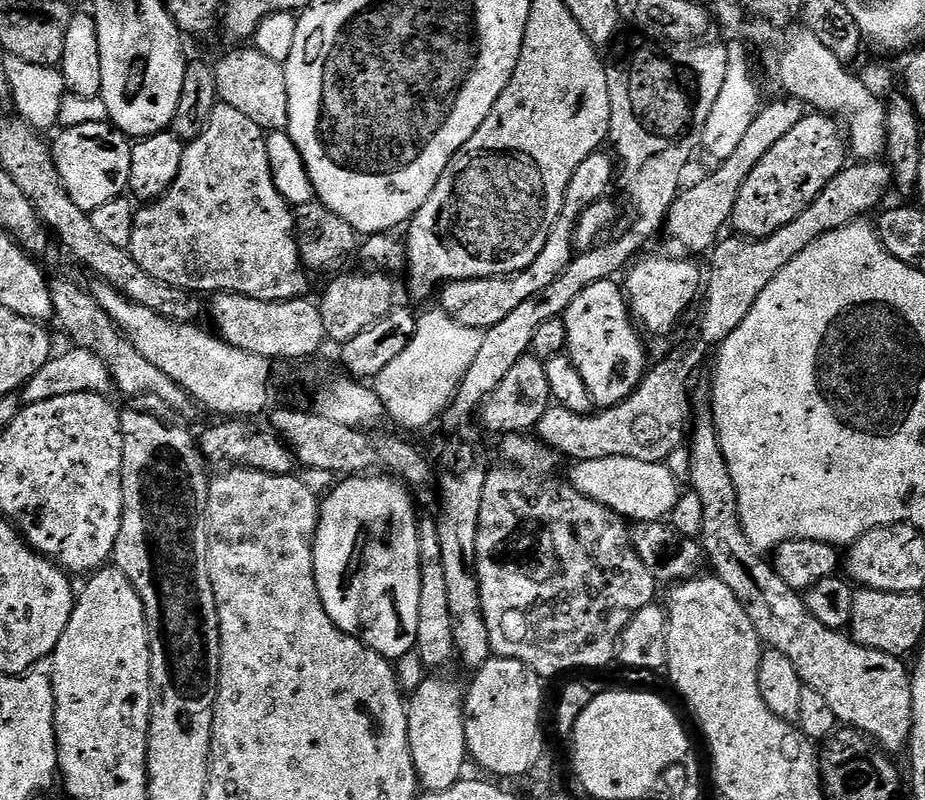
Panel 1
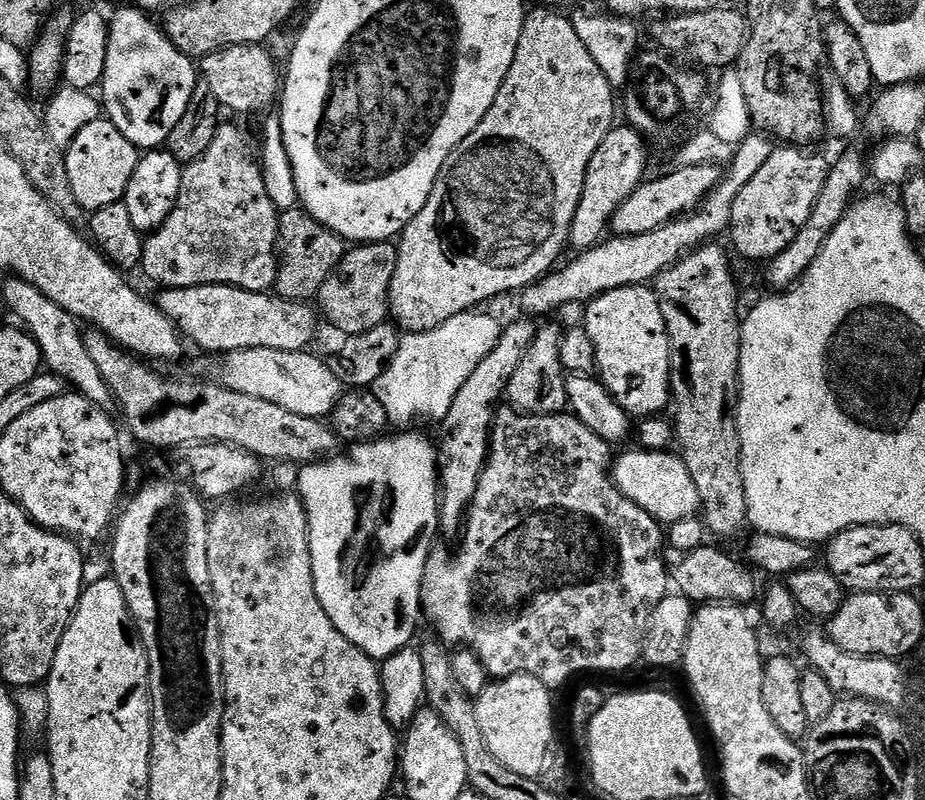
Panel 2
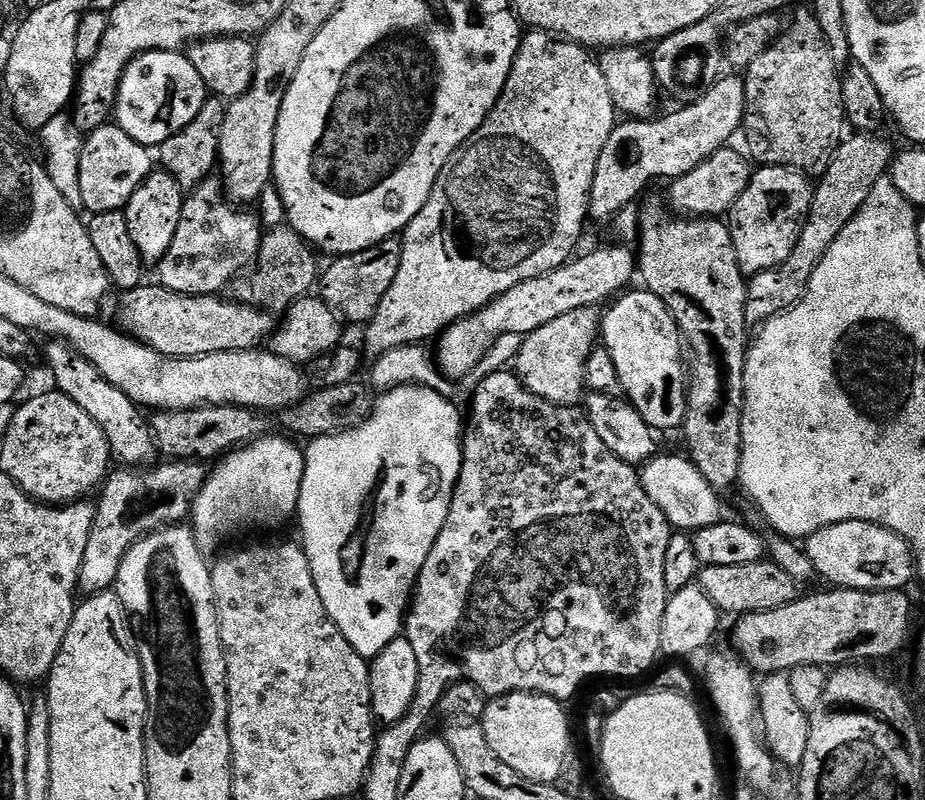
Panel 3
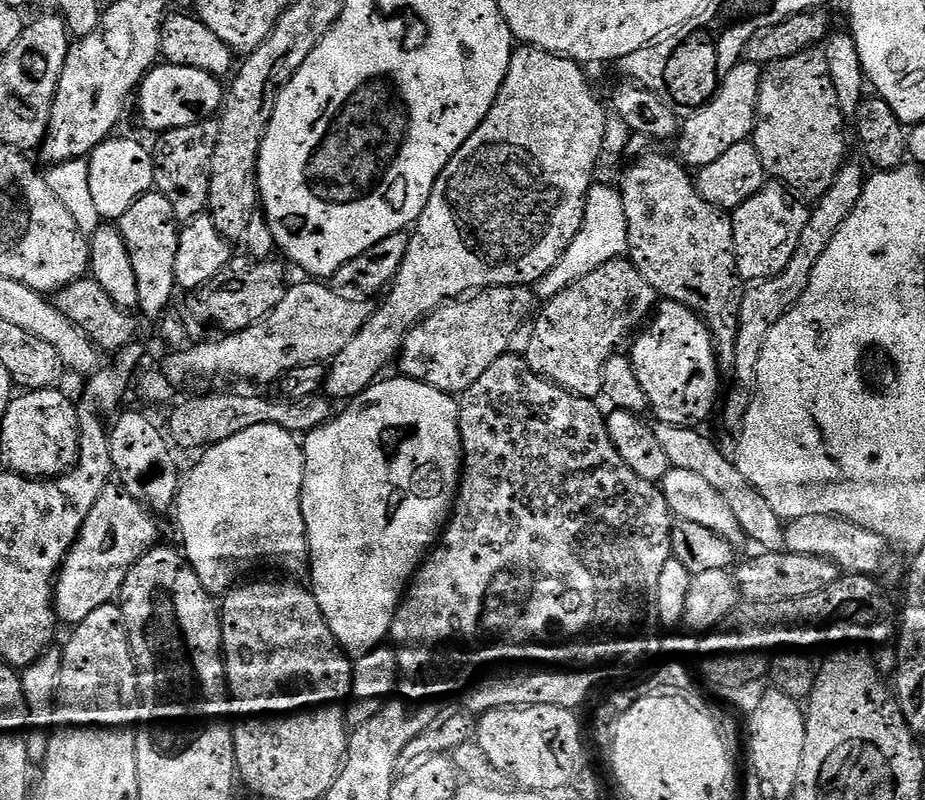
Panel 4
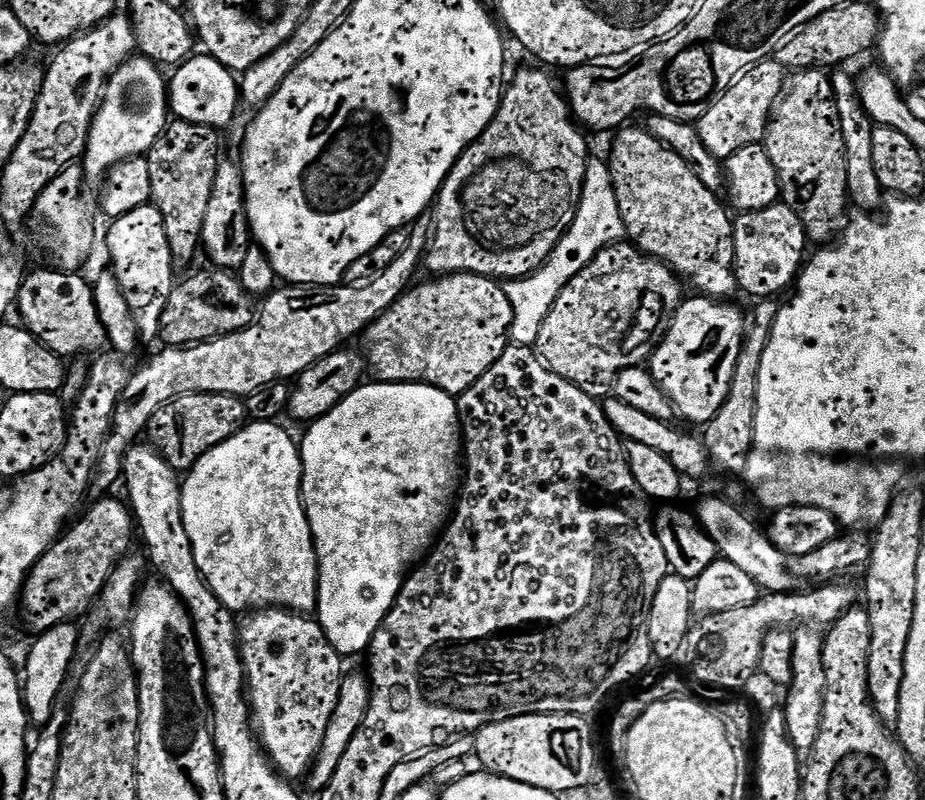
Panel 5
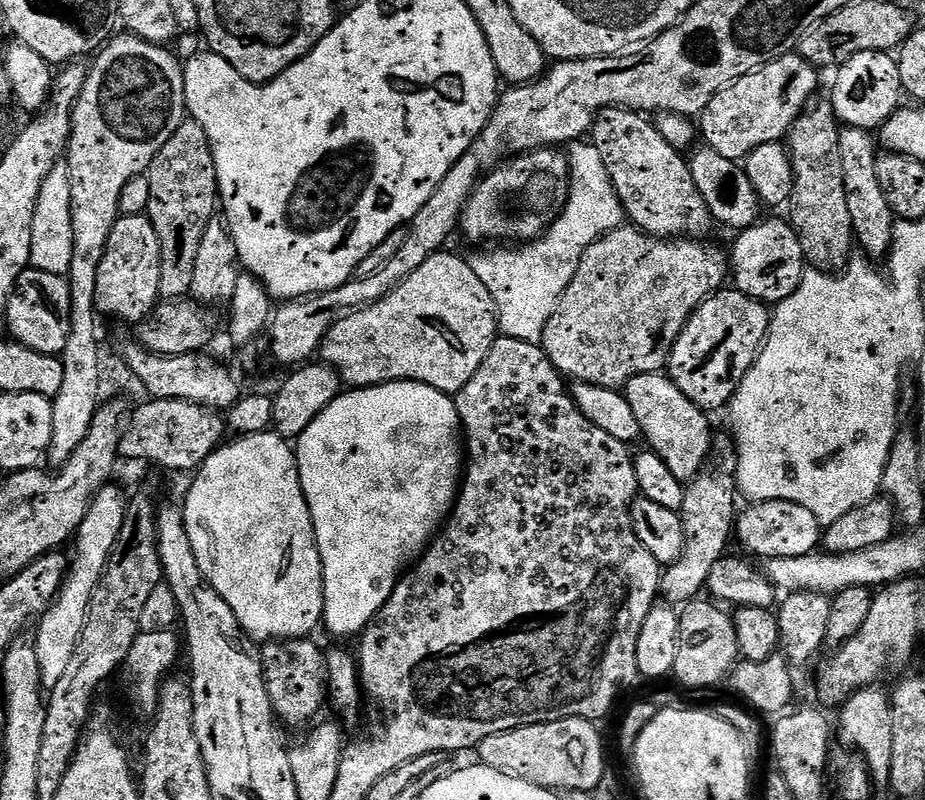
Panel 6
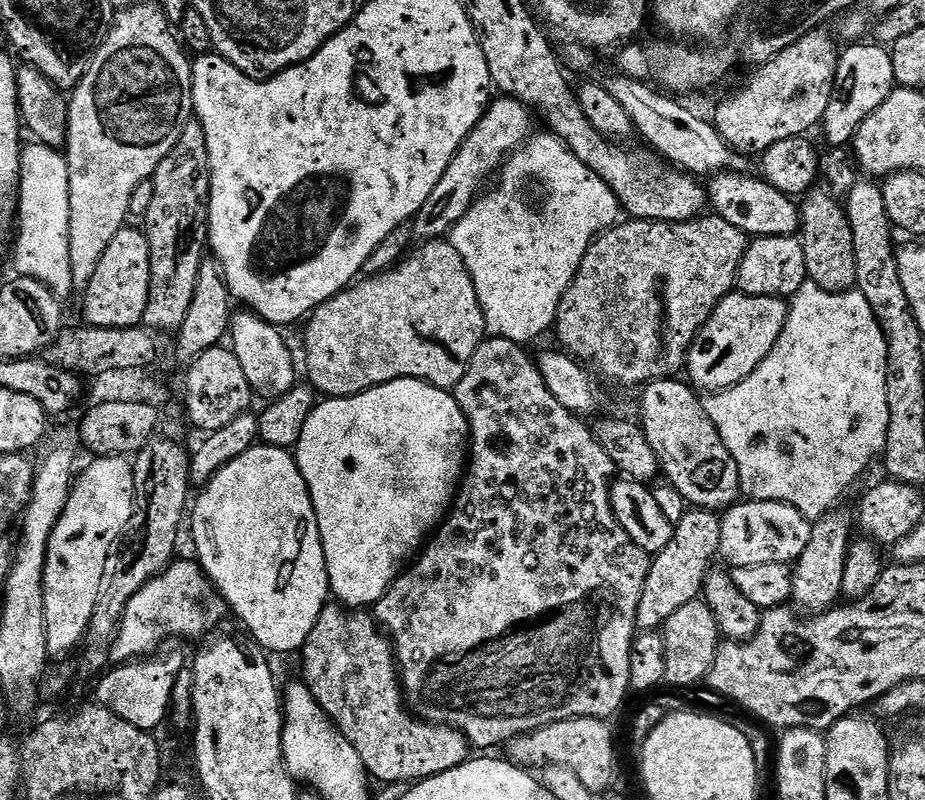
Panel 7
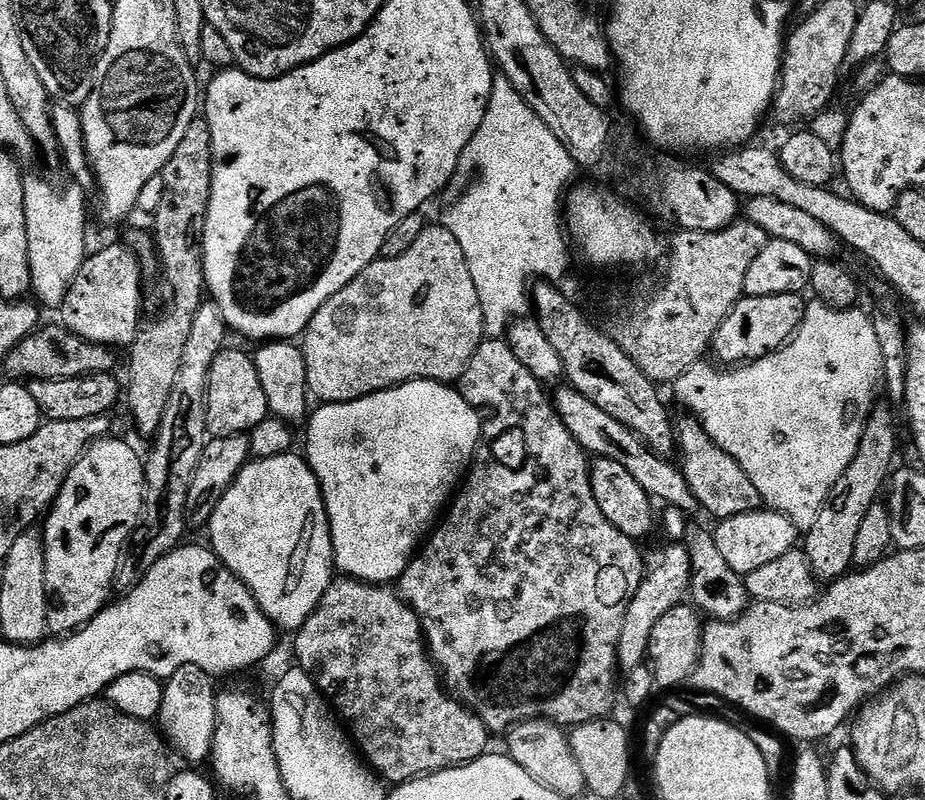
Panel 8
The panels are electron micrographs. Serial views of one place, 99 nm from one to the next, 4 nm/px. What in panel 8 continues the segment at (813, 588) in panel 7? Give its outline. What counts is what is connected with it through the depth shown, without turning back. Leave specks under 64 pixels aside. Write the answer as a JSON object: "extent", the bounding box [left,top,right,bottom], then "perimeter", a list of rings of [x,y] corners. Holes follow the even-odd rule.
{"extent":[802,407,897,582],"perimeter":[[[873,407],[850,466],[846,466],[842,478],[838,478],[830,490],[828,501],[822,506],[814,526],[807,529],[805,536],[808,537],[805,540],[803,537],[802,551],[817,581],[831,582],[848,575],[853,567],[854,541],[858,539],[862,518],[866,518],[866,510],[881,499],[897,463],[896,420],[890,409],[880,407]]]}

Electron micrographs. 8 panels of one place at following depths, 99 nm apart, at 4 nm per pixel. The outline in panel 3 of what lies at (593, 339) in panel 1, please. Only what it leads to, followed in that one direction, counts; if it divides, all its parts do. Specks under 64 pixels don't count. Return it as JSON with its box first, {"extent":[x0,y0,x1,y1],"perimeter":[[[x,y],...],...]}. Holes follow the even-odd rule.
{"extent":[602,290,688,434],"perimeter":[[[647,290],[632,291],[625,291],[623,295],[613,299],[607,305],[608,313],[605,316],[603,313],[602,316],[602,344],[610,350],[610,358],[614,358],[623,395],[649,427],[661,434],[661,432],[670,431],[671,428],[679,429],[683,425],[684,415],[688,409],[686,352],[682,347],[680,327],[676,325],[676,320],[662,302],[662,298]]]}

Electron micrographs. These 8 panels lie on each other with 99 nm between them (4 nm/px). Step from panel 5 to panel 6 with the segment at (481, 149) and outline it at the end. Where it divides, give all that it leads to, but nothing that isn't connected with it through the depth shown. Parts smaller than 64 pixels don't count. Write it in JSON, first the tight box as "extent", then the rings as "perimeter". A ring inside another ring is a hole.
{"extent":[459,148,572,246],"perimeter":[[[537,148],[535,152],[525,152],[519,156],[505,159],[499,168],[493,168],[477,184],[472,196],[466,202],[464,213],[460,215],[459,231],[464,231],[468,240],[480,246],[483,240],[507,242],[512,246],[527,244],[543,236],[544,231],[560,216],[560,211],[568,204],[568,185],[572,182],[572,171],[567,155],[563,151],[551,148]]]}

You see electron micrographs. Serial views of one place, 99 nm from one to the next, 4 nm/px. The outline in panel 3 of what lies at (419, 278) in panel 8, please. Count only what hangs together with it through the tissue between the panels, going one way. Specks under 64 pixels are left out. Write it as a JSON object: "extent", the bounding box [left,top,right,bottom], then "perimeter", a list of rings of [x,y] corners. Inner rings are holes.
{"extent":[434,242,638,382],"perimeter":[[[616,242],[613,248],[596,248],[585,256],[577,255],[561,268],[514,286],[497,300],[491,300],[485,308],[479,308],[472,316],[449,325],[439,334],[440,345],[436,352],[434,350],[434,360],[440,372],[452,382],[463,376],[471,377],[500,335],[520,334],[526,337],[546,326],[546,322],[554,322],[554,318],[562,318],[562,314],[570,314],[570,310],[598,306],[602,300],[615,297],[631,285],[628,283],[638,272],[637,253],[628,248],[631,247]]]}

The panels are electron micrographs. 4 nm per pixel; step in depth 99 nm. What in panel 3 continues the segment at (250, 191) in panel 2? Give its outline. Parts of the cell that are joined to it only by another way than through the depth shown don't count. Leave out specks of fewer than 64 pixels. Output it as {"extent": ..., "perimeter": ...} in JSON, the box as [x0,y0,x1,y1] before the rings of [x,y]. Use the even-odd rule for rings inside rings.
{"extent":[158,179,262,296],"perimeter":[[[219,179],[203,180],[185,195],[182,218],[174,230],[170,250],[158,262],[158,283],[187,296],[220,294],[237,276],[255,264],[260,249],[262,223],[255,211],[231,203]]]}

